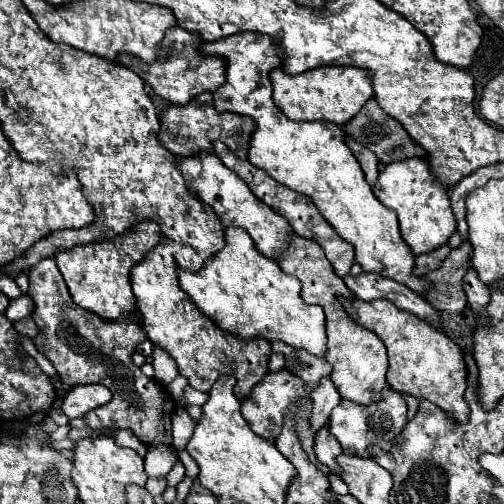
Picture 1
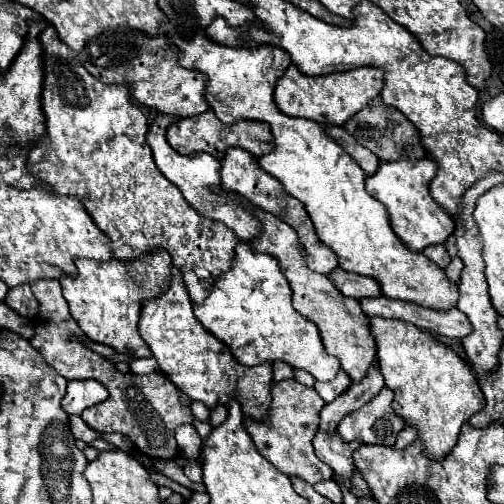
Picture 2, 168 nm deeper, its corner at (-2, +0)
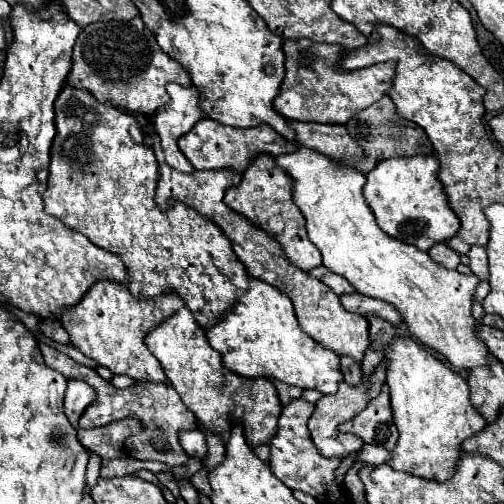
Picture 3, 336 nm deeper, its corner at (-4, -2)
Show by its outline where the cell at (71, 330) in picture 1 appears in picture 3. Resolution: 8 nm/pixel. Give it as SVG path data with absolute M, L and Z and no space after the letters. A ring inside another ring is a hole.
M39 344L39 350L45 358L45 364L57 372L61 372L65 378L77 378L77 380L85 380L89 382L95 390L97 390L97 402L93 402L81 416L79 426L81 428L97 428L97 426L107 426L111 422L119 422L125 418L135 418L143 424L143 430L135 436L127 438L125 444L125 454L137 460L157 460L157 462L165 462L169 466L179 466L185 464L189 460L189 456L185 454L185 450L179 444L179 430L191 430L197 428L195 424L195 414L191 410L187 410L187 406L183 404L181 396L177 394L177 390L163 382L139 382L133 384L131 388L119 390L115 388L111 382L103 380L93 368L85 368L81 364L77 364L73 358L69 358L67 354L59 352L57 348L49 346L49 344Z

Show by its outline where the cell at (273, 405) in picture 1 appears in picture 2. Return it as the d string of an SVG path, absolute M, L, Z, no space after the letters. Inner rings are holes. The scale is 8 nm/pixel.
M283 380L283 382L275 384L271 394L273 394L273 402L271 402L267 420L255 422L255 420L247 418L247 422L245 422L247 432L251 434L257 450L279 472L283 472L289 478L297 476L311 486L321 480L329 480L333 476L333 472L327 464L323 464L315 456L313 444L311 444L311 440L319 428L319 412L325 406L323 398L315 392L315 388L307 388L307 386L299 384L297 380Z

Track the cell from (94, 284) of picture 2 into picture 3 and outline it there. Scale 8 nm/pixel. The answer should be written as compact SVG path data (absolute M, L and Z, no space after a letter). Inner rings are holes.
M97 280L87 294L73 306L65 306L61 312L61 324L69 332L69 340L85 356L93 358L97 364L107 366L113 374L127 374L135 380L165 382L159 360L145 346L145 334L151 326L159 326L165 314L173 314L185 302L175 292L165 292L161 296L135 298L129 288L115 280Z

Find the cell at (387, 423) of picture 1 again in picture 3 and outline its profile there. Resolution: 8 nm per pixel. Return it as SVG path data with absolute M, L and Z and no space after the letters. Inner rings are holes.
M383 386L381 394L377 398L373 398L365 410L361 410L349 422L341 424L339 430L357 434L367 444L381 446L385 450L393 450L397 444L399 432L397 432L397 426L393 422L387 386Z

